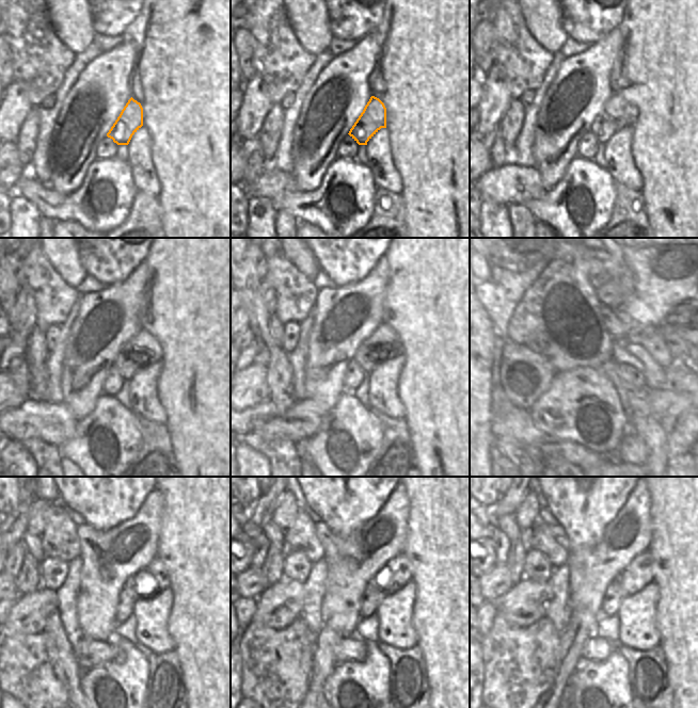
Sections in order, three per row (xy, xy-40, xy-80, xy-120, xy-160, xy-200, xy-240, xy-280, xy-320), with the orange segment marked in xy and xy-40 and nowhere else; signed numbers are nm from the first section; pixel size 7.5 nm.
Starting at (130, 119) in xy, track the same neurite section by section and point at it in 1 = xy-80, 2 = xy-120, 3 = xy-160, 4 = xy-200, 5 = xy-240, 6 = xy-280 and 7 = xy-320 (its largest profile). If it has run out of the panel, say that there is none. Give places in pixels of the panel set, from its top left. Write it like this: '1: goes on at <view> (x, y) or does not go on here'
1: goes on at xy-80 (617, 113)
2: goes on at xy-120 (143, 349)
3: goes on at xy-160 (383, 344)
4: goes on at xy-200 (627, 341)
5: goes on at xy-240 (146, 582)
6: goes on at xy-280 (397, 573)
7: goes on at xy-320 (638, 573)

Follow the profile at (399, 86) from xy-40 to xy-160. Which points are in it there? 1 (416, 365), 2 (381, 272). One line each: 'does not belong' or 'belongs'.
1: belongs
2: does not belong

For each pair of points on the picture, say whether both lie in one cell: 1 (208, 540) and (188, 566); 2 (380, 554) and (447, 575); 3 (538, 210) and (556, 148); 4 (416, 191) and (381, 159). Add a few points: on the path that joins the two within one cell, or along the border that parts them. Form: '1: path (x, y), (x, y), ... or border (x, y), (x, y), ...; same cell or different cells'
1: path (208, 546), (194, 560); same cell
2: border (408, 529), (402, 553); different cells
3: border (565, 170), (561, 178), (549, 190); different cells
4: border (391, 154), (393, 164), (400, 176), (401, 193); different cells

